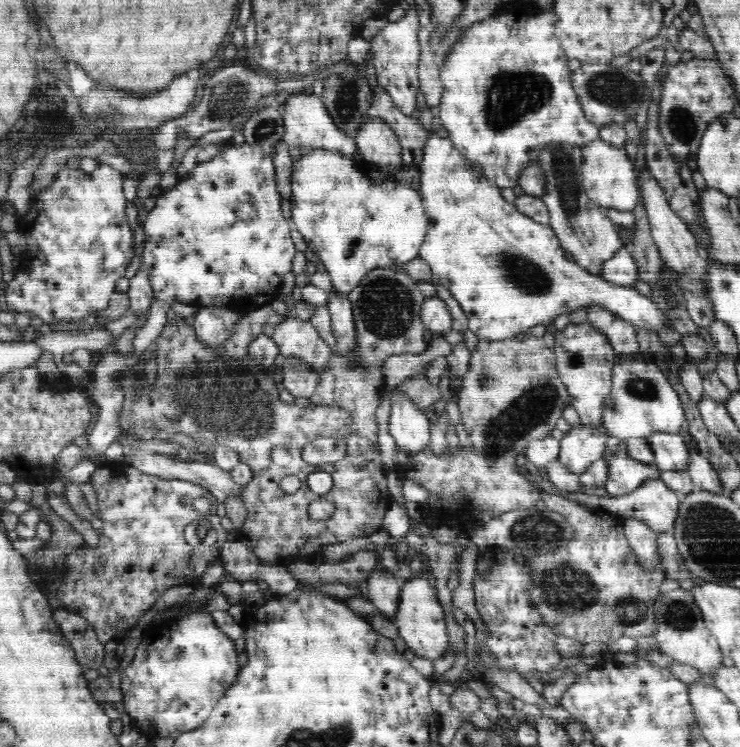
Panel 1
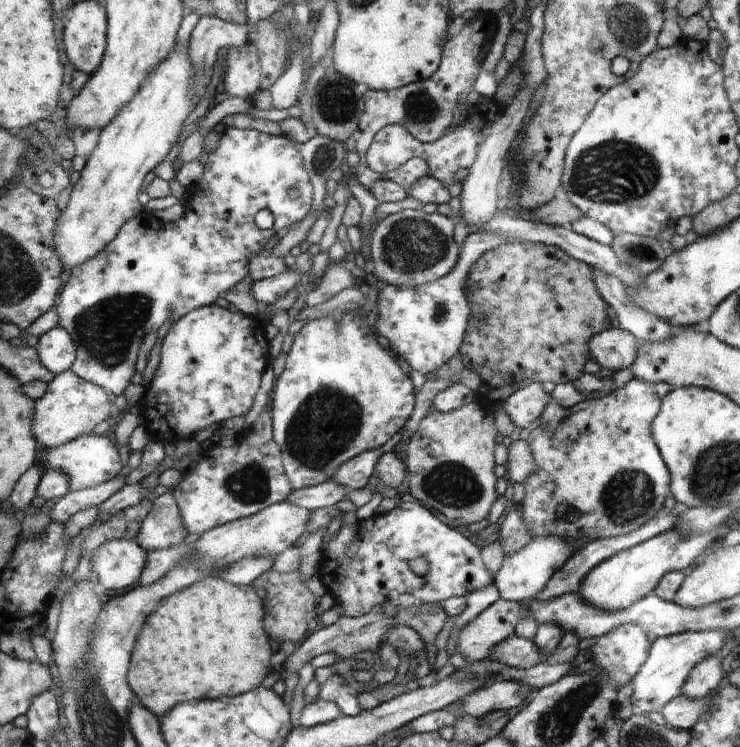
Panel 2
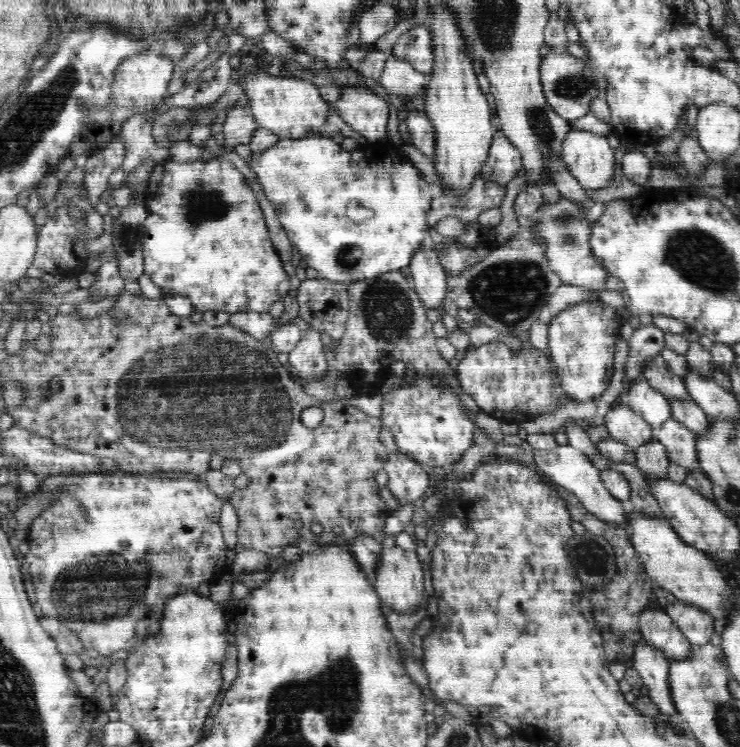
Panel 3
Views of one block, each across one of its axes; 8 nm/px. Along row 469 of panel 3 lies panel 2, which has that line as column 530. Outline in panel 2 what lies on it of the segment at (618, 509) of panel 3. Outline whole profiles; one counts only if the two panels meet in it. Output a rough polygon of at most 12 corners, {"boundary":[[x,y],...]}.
{"boundary":[[531,538],[505,554],[493,578],[500,598],[536,599],[576,550]]}

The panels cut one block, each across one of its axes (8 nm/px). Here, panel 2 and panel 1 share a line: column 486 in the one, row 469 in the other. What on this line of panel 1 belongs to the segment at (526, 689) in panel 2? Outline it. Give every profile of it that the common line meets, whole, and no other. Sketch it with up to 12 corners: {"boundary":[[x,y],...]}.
{"boundary":[[690,435],[687,471],[694,490],[721,494],[714,467],[700,455]]}

